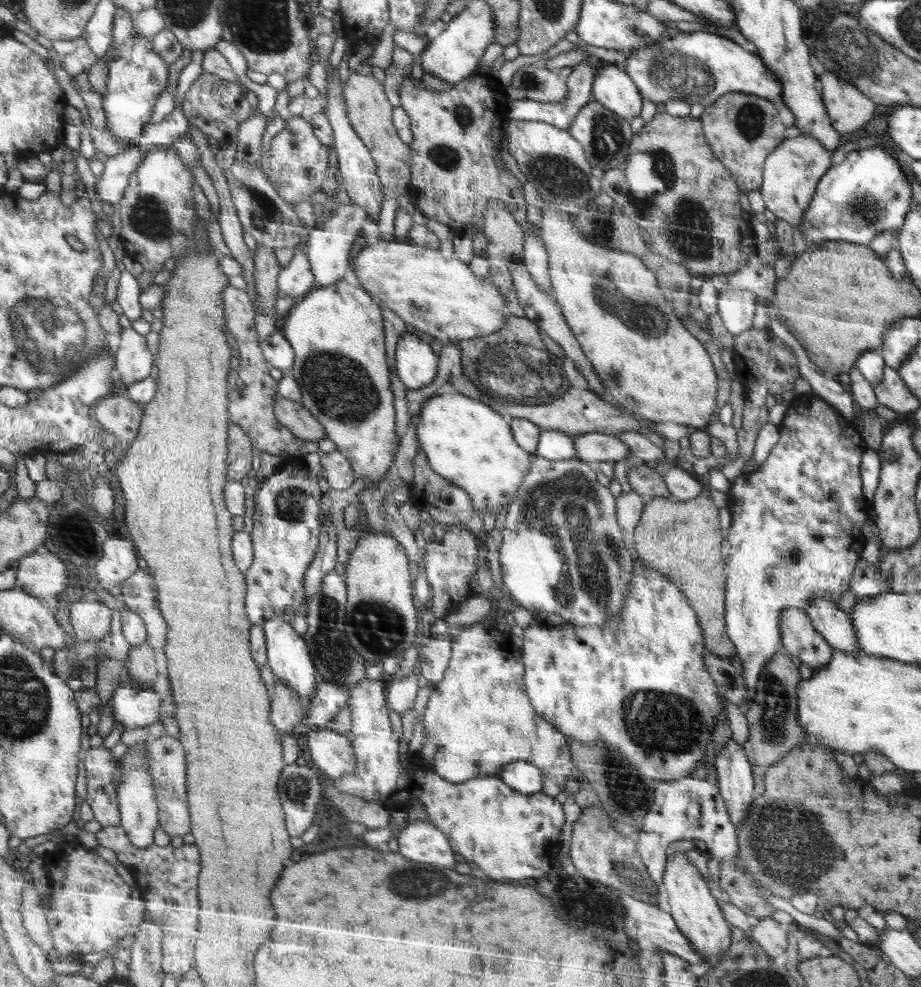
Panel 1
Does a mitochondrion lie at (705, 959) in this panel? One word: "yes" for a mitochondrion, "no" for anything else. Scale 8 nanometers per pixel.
no

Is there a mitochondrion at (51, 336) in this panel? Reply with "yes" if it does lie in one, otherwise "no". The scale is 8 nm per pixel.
yes

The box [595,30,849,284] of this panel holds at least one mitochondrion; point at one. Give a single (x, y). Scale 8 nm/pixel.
(670, 72)

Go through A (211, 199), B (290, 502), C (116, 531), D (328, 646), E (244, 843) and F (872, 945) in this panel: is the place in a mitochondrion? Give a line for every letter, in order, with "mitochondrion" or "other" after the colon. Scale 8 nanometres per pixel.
A: other
B: mitochondrion
C: other
D: mitochondrion
E: other
F: other

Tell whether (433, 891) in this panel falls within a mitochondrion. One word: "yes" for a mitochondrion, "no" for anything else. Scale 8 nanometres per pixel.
yes

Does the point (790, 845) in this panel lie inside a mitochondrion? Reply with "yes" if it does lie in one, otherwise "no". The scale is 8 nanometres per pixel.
yes

